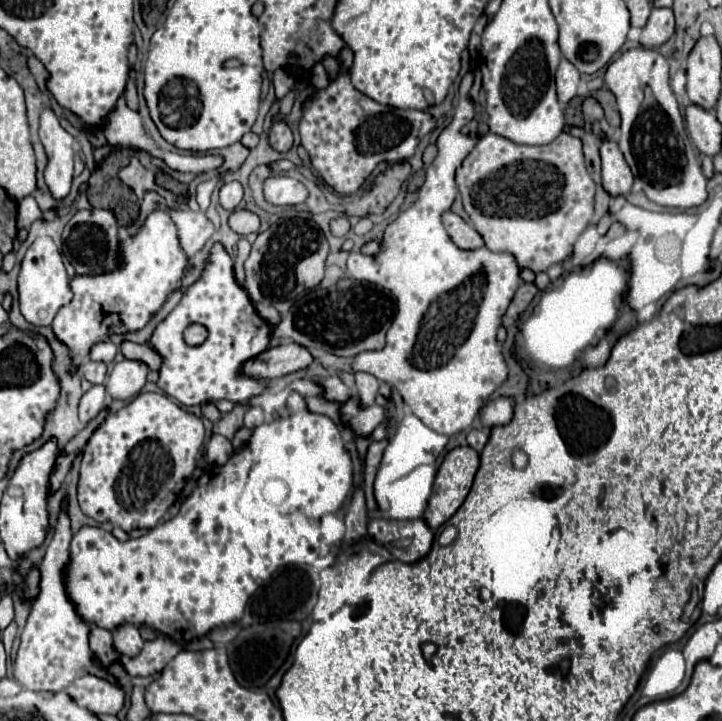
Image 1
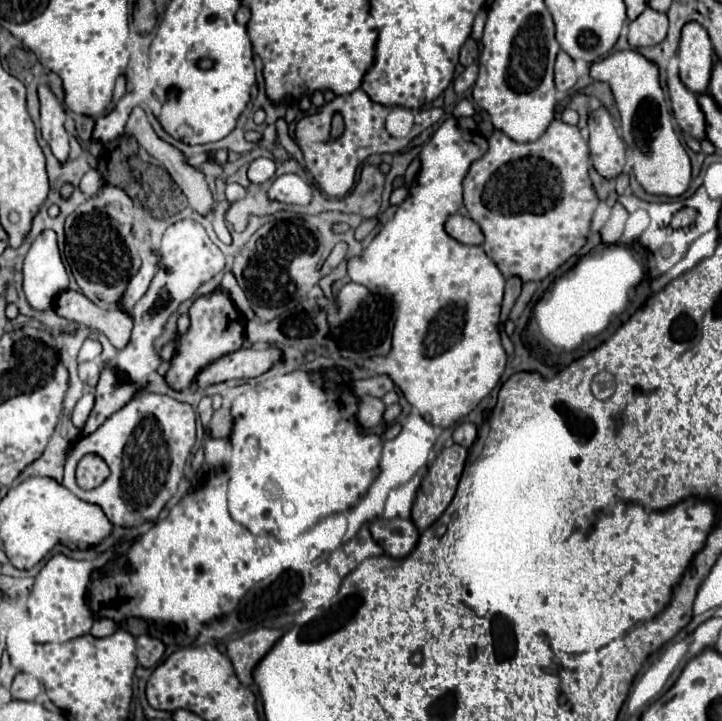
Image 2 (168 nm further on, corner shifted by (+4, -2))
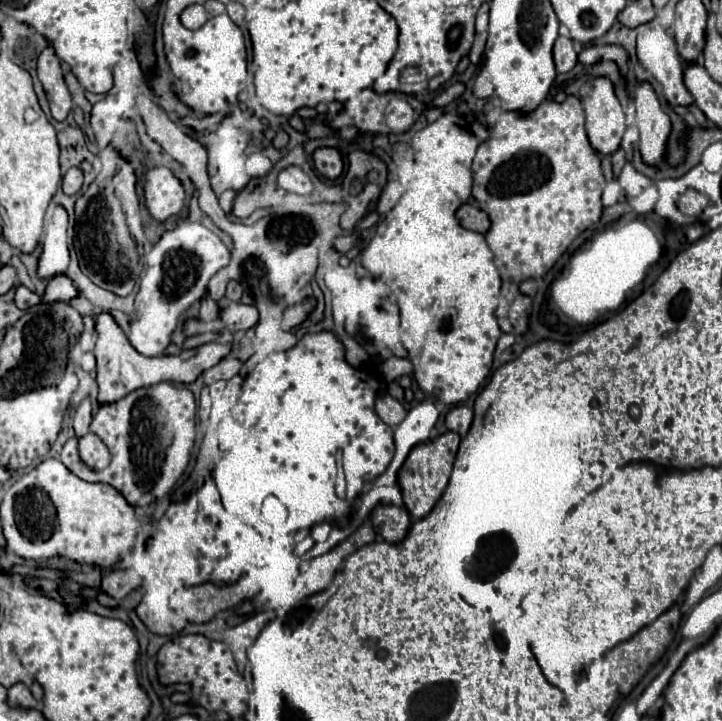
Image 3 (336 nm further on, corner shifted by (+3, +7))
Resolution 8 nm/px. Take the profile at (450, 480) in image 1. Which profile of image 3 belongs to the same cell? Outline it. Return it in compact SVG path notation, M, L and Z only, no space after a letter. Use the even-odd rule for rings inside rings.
M448 431L448 433L440 435L438 439L422 443L420 447L414 447L410 451L404 467L400 469L398 485L404 495L404 505L406 505L408 513L414 515L414 519L426 517L432 511L432 507L436 505L436 501L442 497L442 493L450 481L450 473L452 473L458 445L460 445L460 435Z

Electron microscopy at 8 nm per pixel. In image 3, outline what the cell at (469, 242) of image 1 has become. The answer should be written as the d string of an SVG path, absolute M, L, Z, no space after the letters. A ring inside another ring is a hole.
M466 203L456 211L456 219L464 229L476 231L476 233L486 233L490 229L490 219L484 211L480 211L478 207Z

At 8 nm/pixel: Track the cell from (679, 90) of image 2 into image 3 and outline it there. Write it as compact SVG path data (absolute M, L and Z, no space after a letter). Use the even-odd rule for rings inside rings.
M642 27L638 33L638 59L662 83L664 97L670 105L690 107L692 95L684 85L684 63L674 41L662 27Z

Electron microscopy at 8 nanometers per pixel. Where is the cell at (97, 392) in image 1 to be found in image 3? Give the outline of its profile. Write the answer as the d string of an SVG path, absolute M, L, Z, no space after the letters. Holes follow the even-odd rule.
M84 397L82 403L76 409L76 415L74 415L74 431L76 431L76 437L82 437L82 435L88 433L90 421L92 421L92 399L90 397Z

